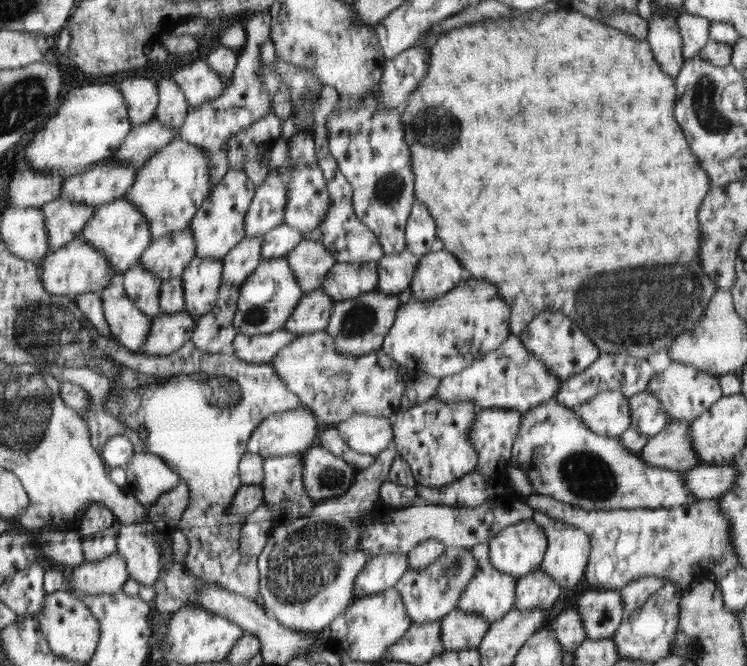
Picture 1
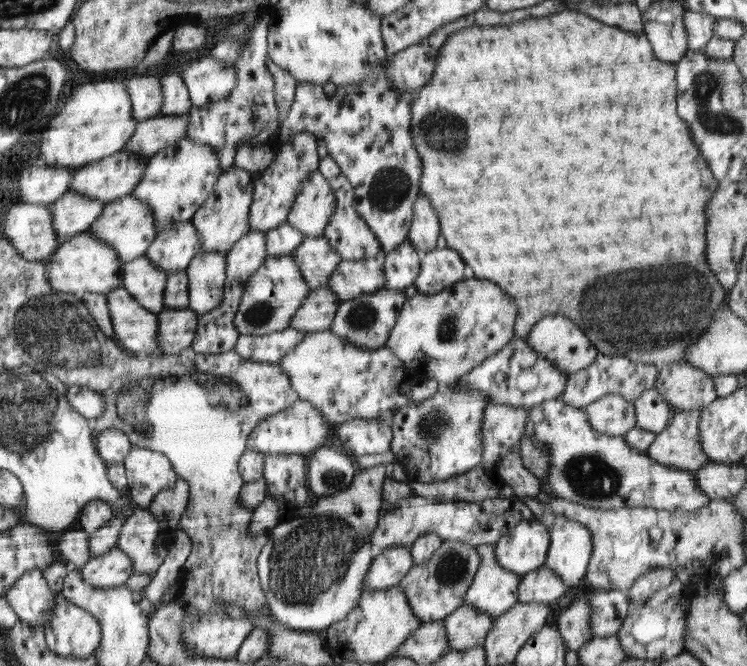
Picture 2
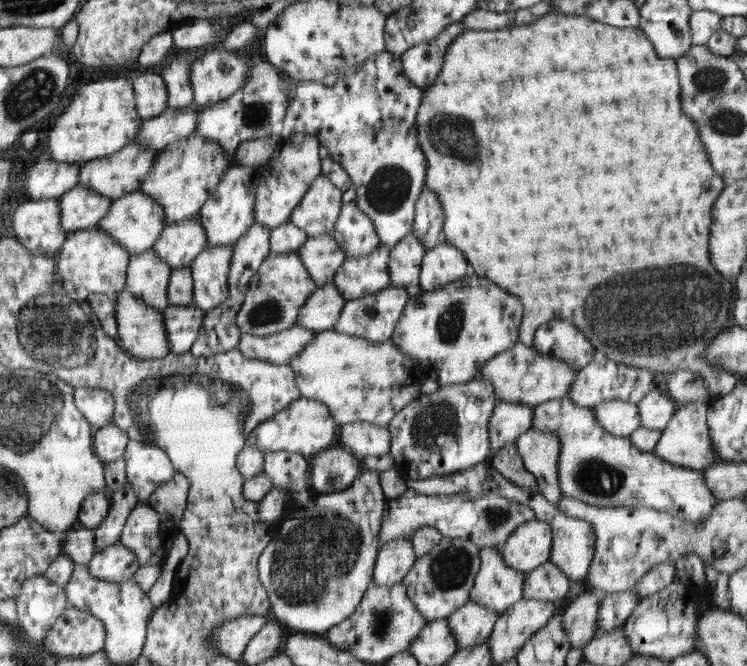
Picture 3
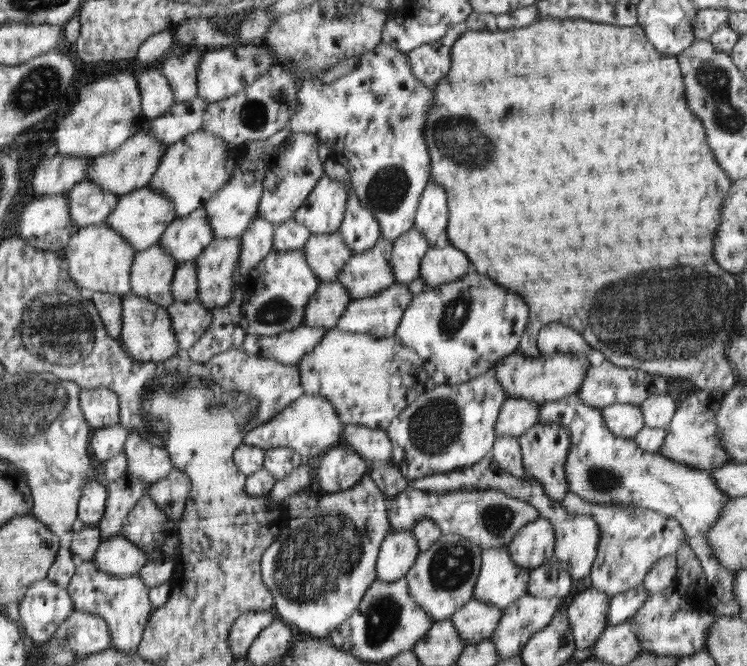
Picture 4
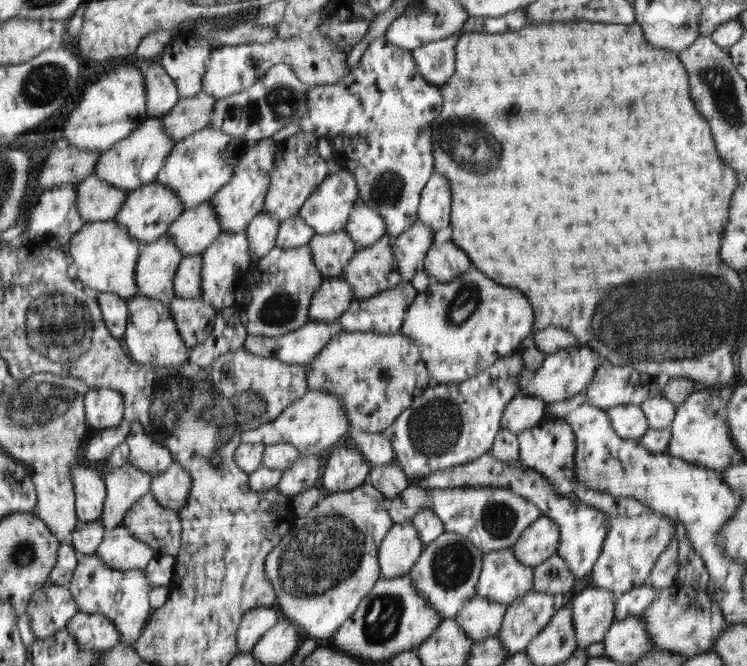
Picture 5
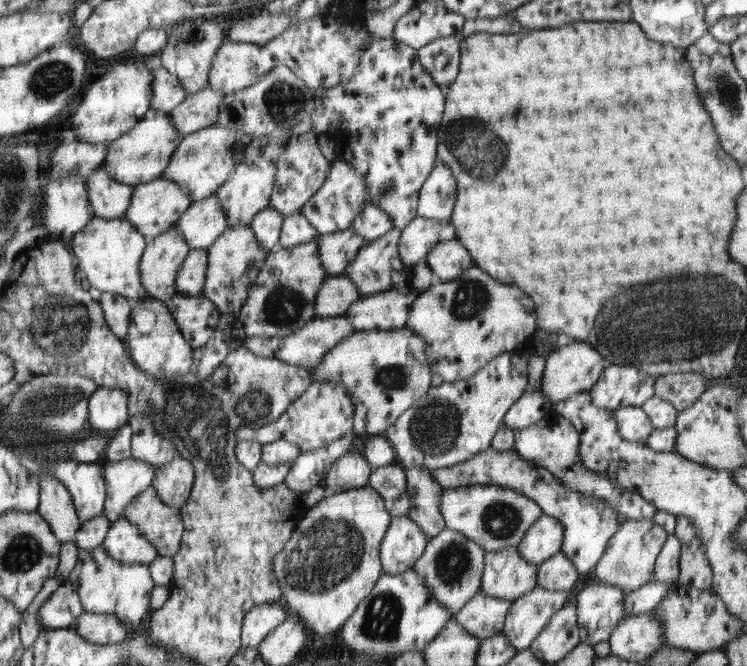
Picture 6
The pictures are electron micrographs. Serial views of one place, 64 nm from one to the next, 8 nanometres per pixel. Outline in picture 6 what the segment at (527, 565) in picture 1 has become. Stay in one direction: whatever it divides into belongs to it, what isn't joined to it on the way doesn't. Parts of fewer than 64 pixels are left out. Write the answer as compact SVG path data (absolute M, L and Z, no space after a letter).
M543 515L525 534L517 549L530 563L541 565L561 552L565 527L557 518Z

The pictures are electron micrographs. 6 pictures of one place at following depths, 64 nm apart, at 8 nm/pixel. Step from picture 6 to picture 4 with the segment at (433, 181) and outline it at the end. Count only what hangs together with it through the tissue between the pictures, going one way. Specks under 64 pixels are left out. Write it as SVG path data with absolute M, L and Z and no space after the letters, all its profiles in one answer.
M430 181L421 198L416 222L414 222L414 228L424 234L430 248L446 232L449 217L448 202L446 201L448 198L446 198L446 192L442 190L442 186L436 186Z

